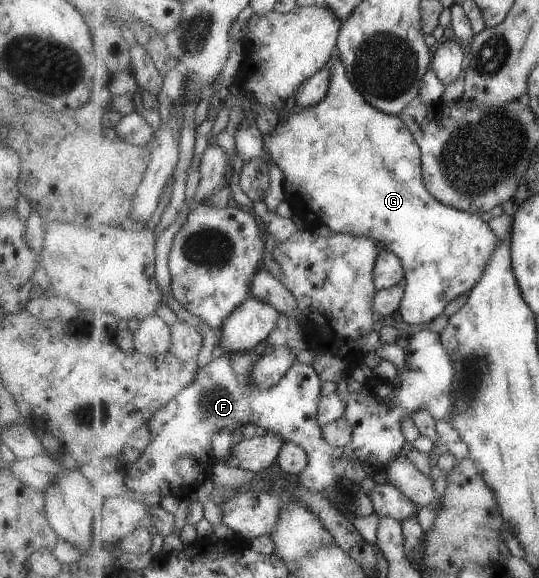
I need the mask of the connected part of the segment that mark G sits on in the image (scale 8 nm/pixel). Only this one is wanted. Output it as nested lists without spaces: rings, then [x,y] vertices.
[[[333,52],[333,56],[328,60],[329,66],[331,66],[331,86],[329,86],[329,94],[319,104],[311,106],[309,108],[291,108],[284,118],[277,123],[275,128],[269,133],[265,134],[263,140],[265,141],[265,150],[271,154],[271,160],[283,170],[285,173],[284,187],[286,199],[293,206],[295,210],[295,216],[303,218],[305,220],[307,228],[312,230],[316,227],[320,227],[322,224],[327,224],[333,232],[345,233],[345,234],[359,234],[359,236],[369,236],[373,240],[379,242],[382,249],[387,249],[397,253],[397,256],[403,260],[403,268],[405,268],[406,289],[405,296],[403,297],[402,305],[399,308],[403,321],[407,324],[424,324],[433,322],[439,314],[443,314],[445,309],[452,303],[458,296],[464,295],[476,286],[476,284],[483,278],[485,274],[485,268],[489,266],[491,262],[491,256],[493,256],[493,250],[497,248],[499,239],[497,234],[491,230],[491,226],[485,220],[481,220],[481,215],[474,215],[470,212],[460,211],[446,203],[442,203],[437,200],[427,188],[423,176],[423,163],[422,152],[417,144],[417,139],[413,136],[413,133],[405,126],[405,122],[401,120],[400,115],[390,115],[380,110],[377,110],[372,104],[369,104],[365,100],[365,97],[357,88],[355,88],[352,80],[349,80],[347,68],[345,68],[345,62],[341,60],[341,57]]]

